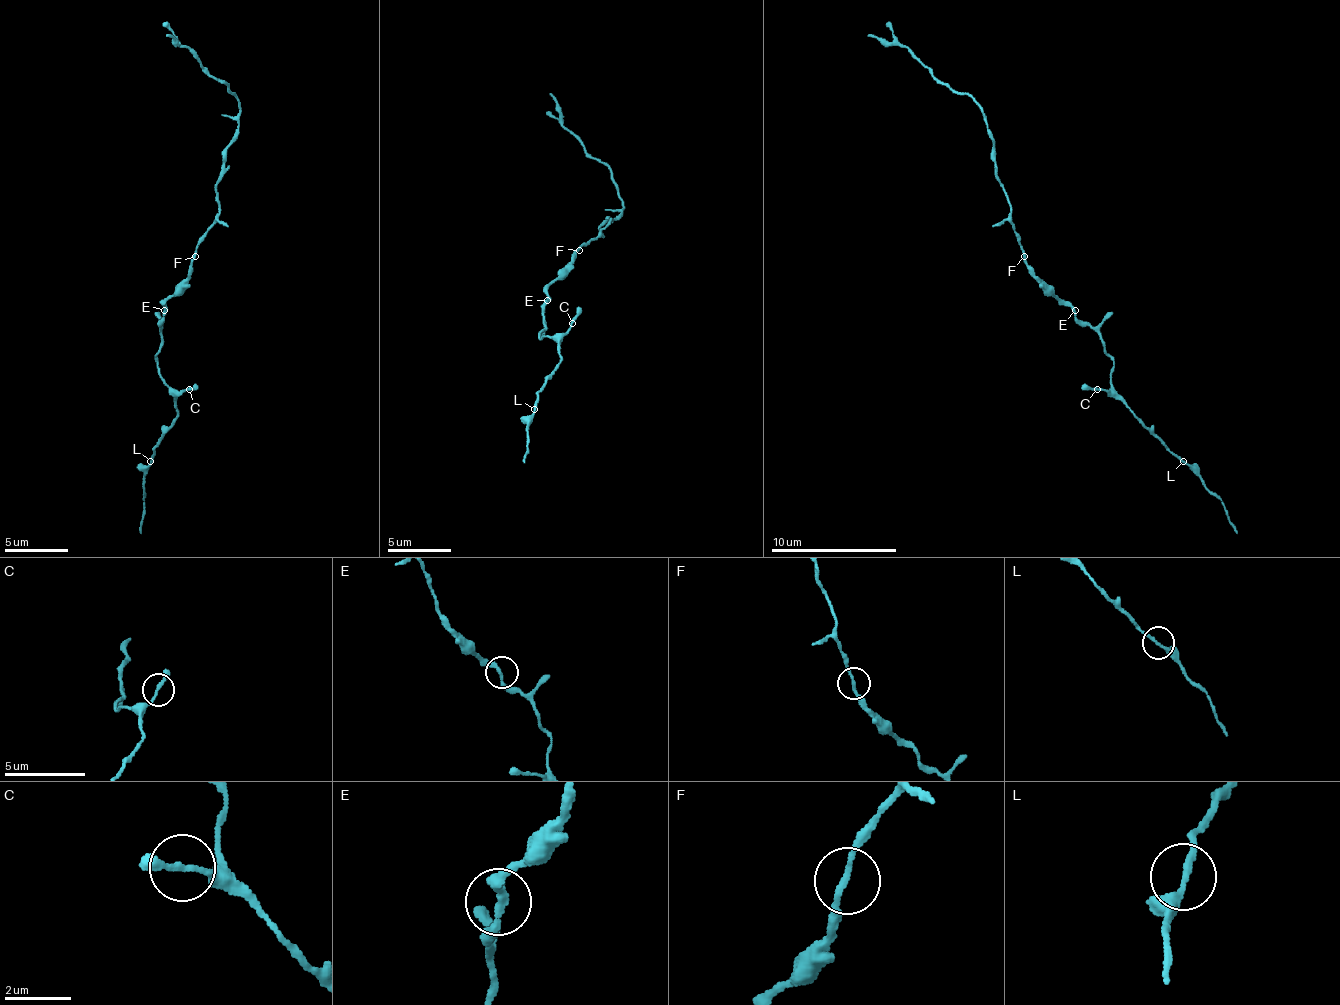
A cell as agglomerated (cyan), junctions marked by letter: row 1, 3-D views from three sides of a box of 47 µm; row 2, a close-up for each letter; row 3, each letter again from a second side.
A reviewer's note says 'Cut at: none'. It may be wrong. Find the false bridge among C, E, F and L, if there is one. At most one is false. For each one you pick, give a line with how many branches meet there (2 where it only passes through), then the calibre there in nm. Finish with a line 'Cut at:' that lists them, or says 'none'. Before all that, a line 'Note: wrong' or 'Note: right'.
Note: right
Cut at: none

